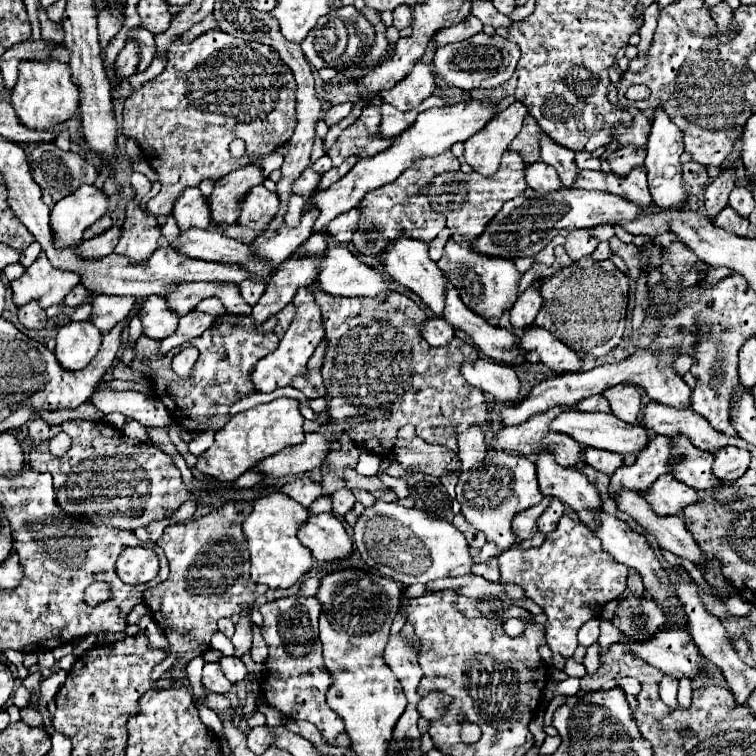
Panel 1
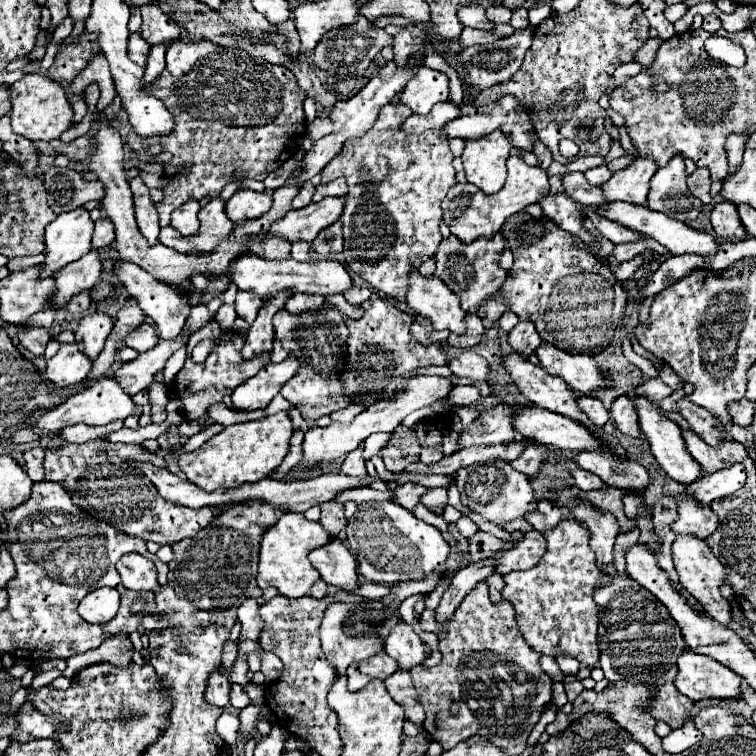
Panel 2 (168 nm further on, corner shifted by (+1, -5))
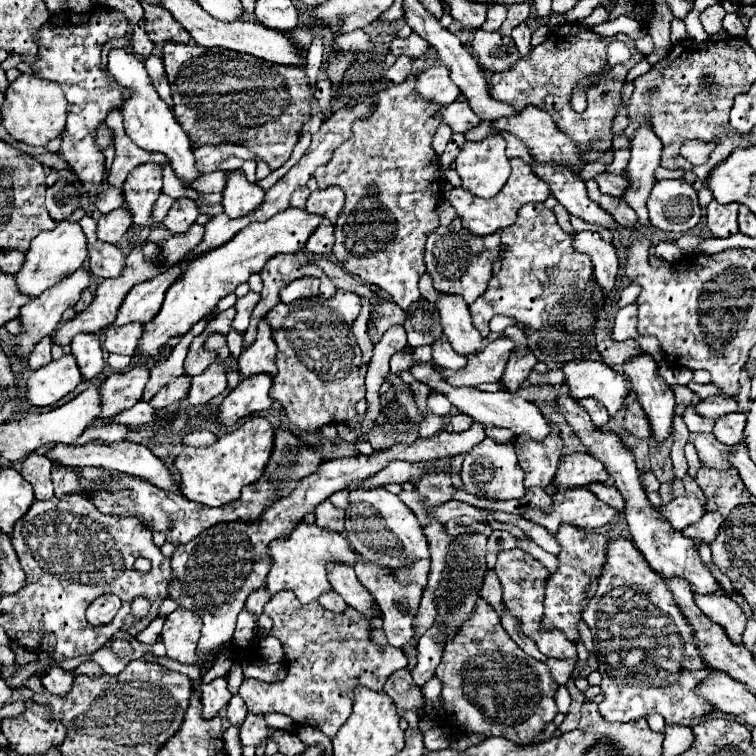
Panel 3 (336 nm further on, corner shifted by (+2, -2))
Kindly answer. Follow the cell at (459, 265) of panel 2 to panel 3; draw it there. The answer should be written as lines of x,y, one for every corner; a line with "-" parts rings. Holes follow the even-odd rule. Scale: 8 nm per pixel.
438,226
428,234
426,240
426,272
432,276
434,288
440,294
460,294
466,304
472,304
478,296
486,292
486,286
492,278
492,264
500,252
500,232
490,236
474,236
466,228
448,228

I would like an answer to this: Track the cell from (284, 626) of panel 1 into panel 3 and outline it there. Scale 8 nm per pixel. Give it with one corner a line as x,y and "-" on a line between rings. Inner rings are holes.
282,590
270,598
264,614
274,622
272,636
284,644
288,676
274,683
244,679
238,694
252,714
286,714
300,726
314,726
328,738
334,738
352,714
352,690
364,686
380,692
384,682
408,664
400,648
378,646
370,640
370,618
360,616
354,608
334,614
320,604
304,606
294,592

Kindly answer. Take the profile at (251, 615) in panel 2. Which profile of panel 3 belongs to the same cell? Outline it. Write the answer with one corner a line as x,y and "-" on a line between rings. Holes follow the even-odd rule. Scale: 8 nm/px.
262,586
262,588
258,588
258,590
254,590
254,592
250,594
250,598
246,600
246,608
252,610
256,616
260,616
264,604
266,604
270,598
272,598
272,594
266,590
266,586

